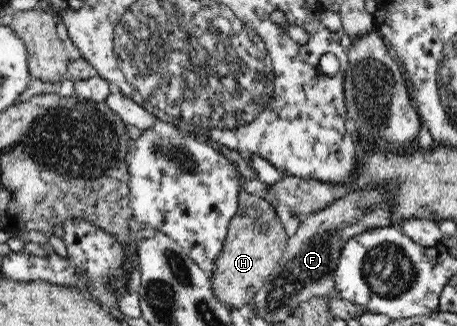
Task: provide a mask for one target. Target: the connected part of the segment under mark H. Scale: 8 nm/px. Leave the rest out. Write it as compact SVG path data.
M240 191L236 212L228 223L220 252L216 255L210 286L216 300L222 301L229 310L238 310L253 302L255 294L272 275L273 268L282 258L287 240L277 211L263 197Z

